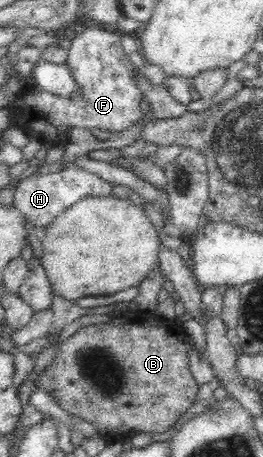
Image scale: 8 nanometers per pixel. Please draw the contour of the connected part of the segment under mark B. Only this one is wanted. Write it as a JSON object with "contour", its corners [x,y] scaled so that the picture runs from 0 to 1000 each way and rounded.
{"contour":[[[529,676],[529,683],[475,681],[464,687],[430,689],[430,696],[411,705],[323,711],[259,742],[232,746],[224,761],[217,761],[209,788],[186,796],[186,805],[171,805],[163,814],[148,814],[148,823],[133,827],[133,847],[171,853],[255,906],[300,910],[300,915],[361,930],[380,954],[452,954],[452,950],[517,952],[536,950],[536,945],[620,945],[646,937],[692,906],[703,906],[703,899],[741,880],[741,867],[749,867],[757,851],[722,812],[715,770],[719,761],[726,761],[726,753],[719,753],[688,731],[673,731],[673,726],[627,718],[627,713],[635,713],[635,709],[624,709],[612,696],[589,696],[582,687],[536,676]]]}

